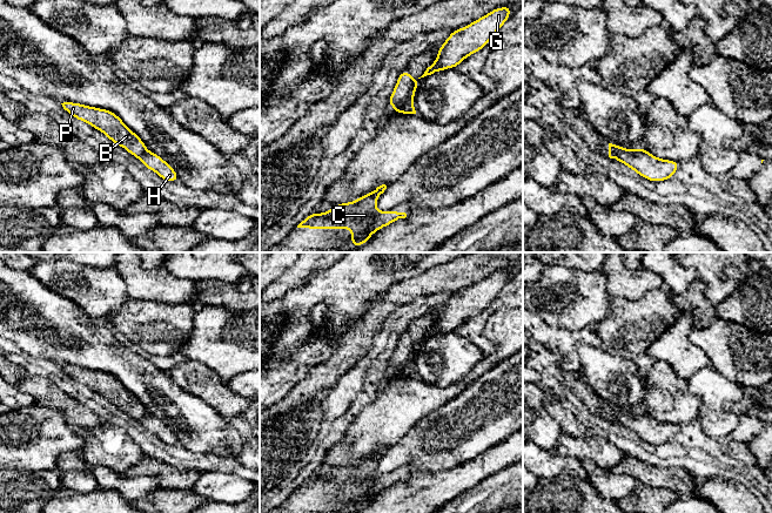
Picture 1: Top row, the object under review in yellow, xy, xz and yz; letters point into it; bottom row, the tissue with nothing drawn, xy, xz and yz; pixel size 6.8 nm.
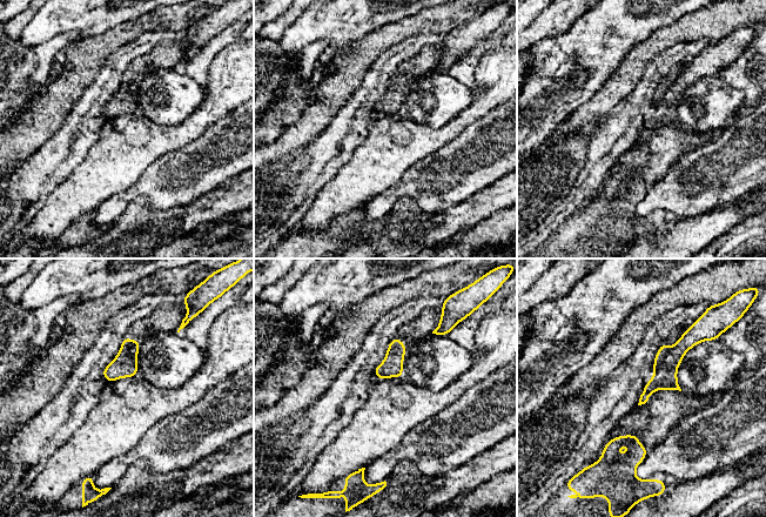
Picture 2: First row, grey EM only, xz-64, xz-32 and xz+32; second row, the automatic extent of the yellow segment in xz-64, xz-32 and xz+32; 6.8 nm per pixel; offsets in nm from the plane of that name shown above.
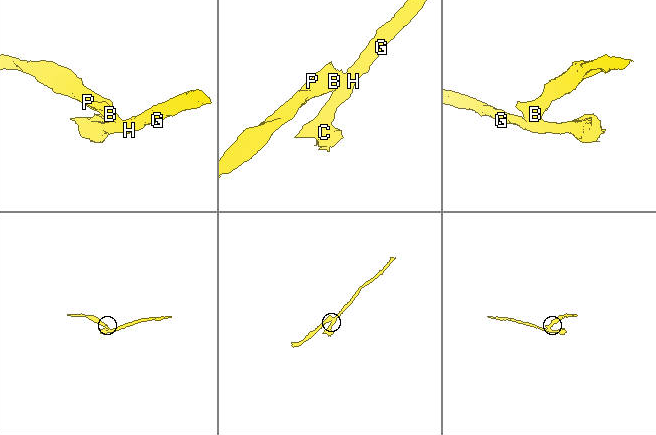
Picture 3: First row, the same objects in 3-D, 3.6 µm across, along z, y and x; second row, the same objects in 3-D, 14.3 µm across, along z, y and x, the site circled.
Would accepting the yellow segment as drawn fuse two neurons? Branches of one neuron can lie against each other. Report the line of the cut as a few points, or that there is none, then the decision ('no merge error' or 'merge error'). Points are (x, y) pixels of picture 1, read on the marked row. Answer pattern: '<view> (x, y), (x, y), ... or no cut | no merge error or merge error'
xz (416, 80), (411, 86), (409, 96), (401, 105), (393, 108) | merge error

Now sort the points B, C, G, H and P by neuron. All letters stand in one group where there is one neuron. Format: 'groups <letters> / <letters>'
groups B P / C G H

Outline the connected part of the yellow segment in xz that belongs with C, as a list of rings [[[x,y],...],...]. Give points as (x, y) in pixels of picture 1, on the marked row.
[[[385,184],[354,202],[338,203],[328,212],[314,214],[306,217],[297,228],[307,229],[351,229],[351,245],[365,244],[370,236],[392,222],[405,218],[405,212],[397,210],[378,211],[377,198],[387,189]]]

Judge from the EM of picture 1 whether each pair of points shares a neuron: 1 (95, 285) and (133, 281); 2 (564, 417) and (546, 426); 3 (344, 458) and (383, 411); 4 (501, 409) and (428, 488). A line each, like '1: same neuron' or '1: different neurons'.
1: different neurons
2: different neurons
3: same neuron
4: different neurons

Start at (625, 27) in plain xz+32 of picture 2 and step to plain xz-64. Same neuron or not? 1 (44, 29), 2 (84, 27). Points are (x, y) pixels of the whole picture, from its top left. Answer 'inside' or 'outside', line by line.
1: inside
2: inside

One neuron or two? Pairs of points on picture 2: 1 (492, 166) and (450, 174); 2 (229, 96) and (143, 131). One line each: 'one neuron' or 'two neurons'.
1: one neuron
2: one neuron

